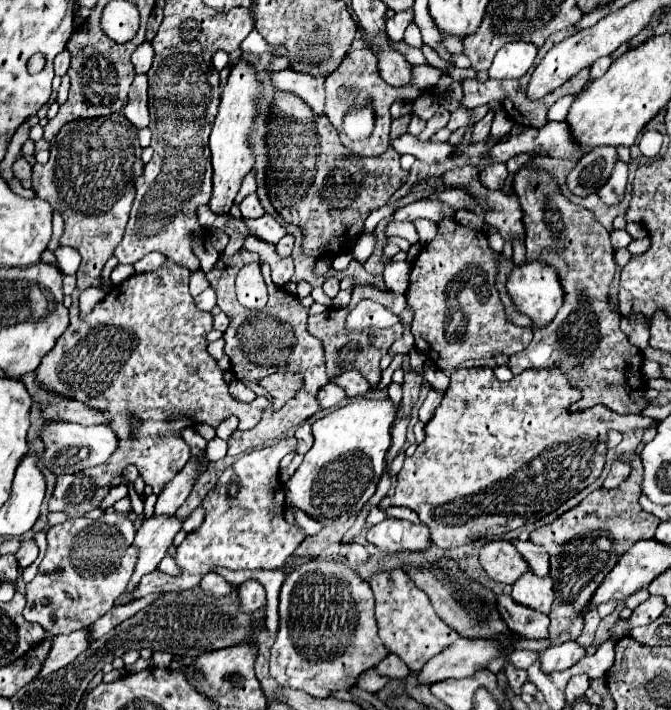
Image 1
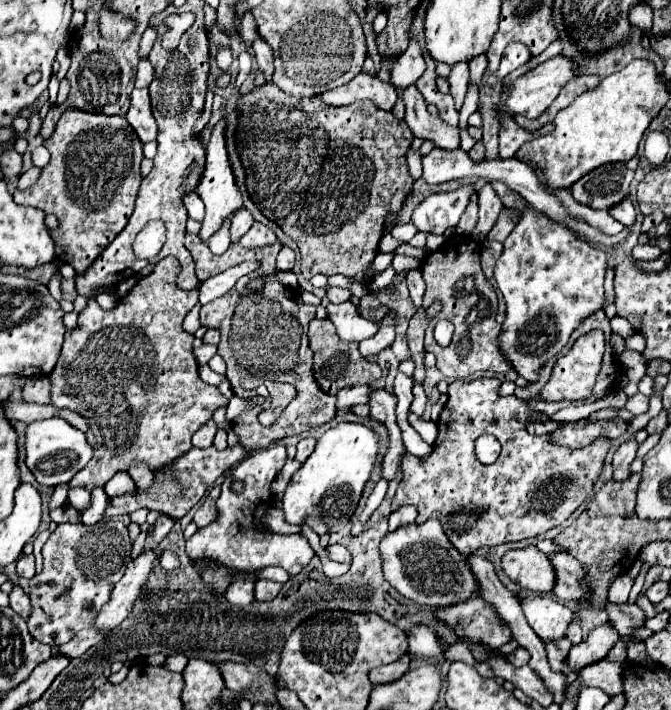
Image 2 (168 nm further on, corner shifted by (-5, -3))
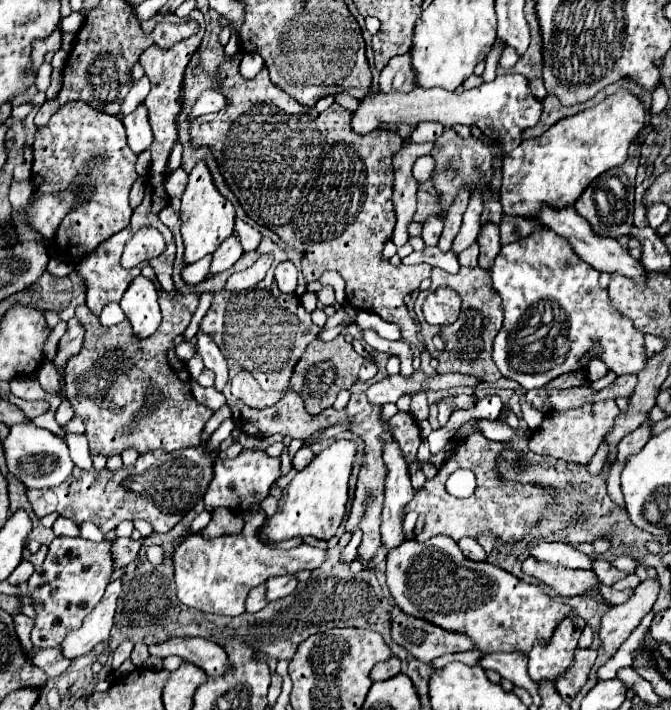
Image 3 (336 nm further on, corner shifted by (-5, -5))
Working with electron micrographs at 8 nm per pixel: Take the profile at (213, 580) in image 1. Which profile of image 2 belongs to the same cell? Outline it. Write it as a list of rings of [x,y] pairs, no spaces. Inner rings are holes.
[[[236,581],[224,591],[224,599],[232,605],[250,605],[254,601],[254,583],[250,581]]]

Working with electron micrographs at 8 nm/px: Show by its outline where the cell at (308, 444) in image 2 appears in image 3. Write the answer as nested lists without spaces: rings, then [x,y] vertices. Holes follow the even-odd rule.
[[[304,445],[296,455],[294,455],[294,459],[292,459],[292,467],[296,469],[296,471],[302,471],[310,461],[314,459],[314,453],[312,453],[312,449],[308,447],[308,445]]]

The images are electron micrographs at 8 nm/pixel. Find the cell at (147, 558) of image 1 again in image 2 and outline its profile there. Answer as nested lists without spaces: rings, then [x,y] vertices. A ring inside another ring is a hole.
[[[148,549],[148,551],[142,551],[134,561],[130,561],[126,565],[124,577],[114,585],[112,599],[98,613],[94,627],[102,629],[102,631],[110,631],[132,613],[132,609],[134,609],[136,601],[140,599],[140,593],[148,581],[148,575],[152,573],[154,561],[158,561],[158,551]]]

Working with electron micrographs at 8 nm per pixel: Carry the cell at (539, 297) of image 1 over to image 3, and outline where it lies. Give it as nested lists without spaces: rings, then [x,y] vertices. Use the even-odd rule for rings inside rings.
[[[544,227],[542,231],[520,239],[516,243],[504,245],[494,261],[492,267],[492,281],[494,281],[494,289],[500,293],[502,297],[502,305],[504,305],[504,325],[502,331],[496,335],[494,339],[494,363],[498,365],[502,377],[506,379],[514,379],[516,383],[520,383],[524,389],[538,389],[546,383],[550,383],[552,379],[572,373],[572,371],[580,371],[586,365],[582,363],[582,357],[590,355],[590,359],[600,359],[606,363],[606,367],[610,371],[614,371],[616,375],[638,375],[640,369],[644,369],[644,363],[648,363],[648,355],[646,355],[646,347],[644,347],[644,335],[640,331],[634,329],[632,321],[624,315],[620,315],[608,297],[608,291],[600,287],[598,283],[600,273],[590,267],[588,263],[584,263],[574,251],[572,245],[568,243],[568,239],[556,235],[552,229]],[[540,301],[540,309],[534,309]],[[550,309],[550,317],[544,315]],[[540,313],[540,317],[536,319],[534,315]]]

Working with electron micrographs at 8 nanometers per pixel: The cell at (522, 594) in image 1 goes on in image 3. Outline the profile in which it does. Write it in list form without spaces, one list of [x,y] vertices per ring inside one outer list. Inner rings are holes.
[[[578,615],[564,619],[546,645],[536,645],[528,655],[528,675],[534,683],[556,681],[566,673],[574,661],[574,651],[578,647],[578,637],[582,633],[584,621]]]

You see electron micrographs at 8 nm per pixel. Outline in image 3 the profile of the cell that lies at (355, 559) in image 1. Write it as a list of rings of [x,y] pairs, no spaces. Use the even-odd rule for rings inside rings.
[[[254,503],[252,509],[244,511],[244,529],[238,535],[222,535],[216,539],[204,539],[192,535],[180,545],[174,553],[174,581],[176,597],[182,605],[200,609],[204,613],[236,617],[246,611],[244,601],[248,591],[256,585],[262,585],[268,577],[296,573],[302,569],[316,569],[326,559],[326,551],[302,543],[296,549],[270,549],[258,541],[256,533],[266,519],[260,503]]]

